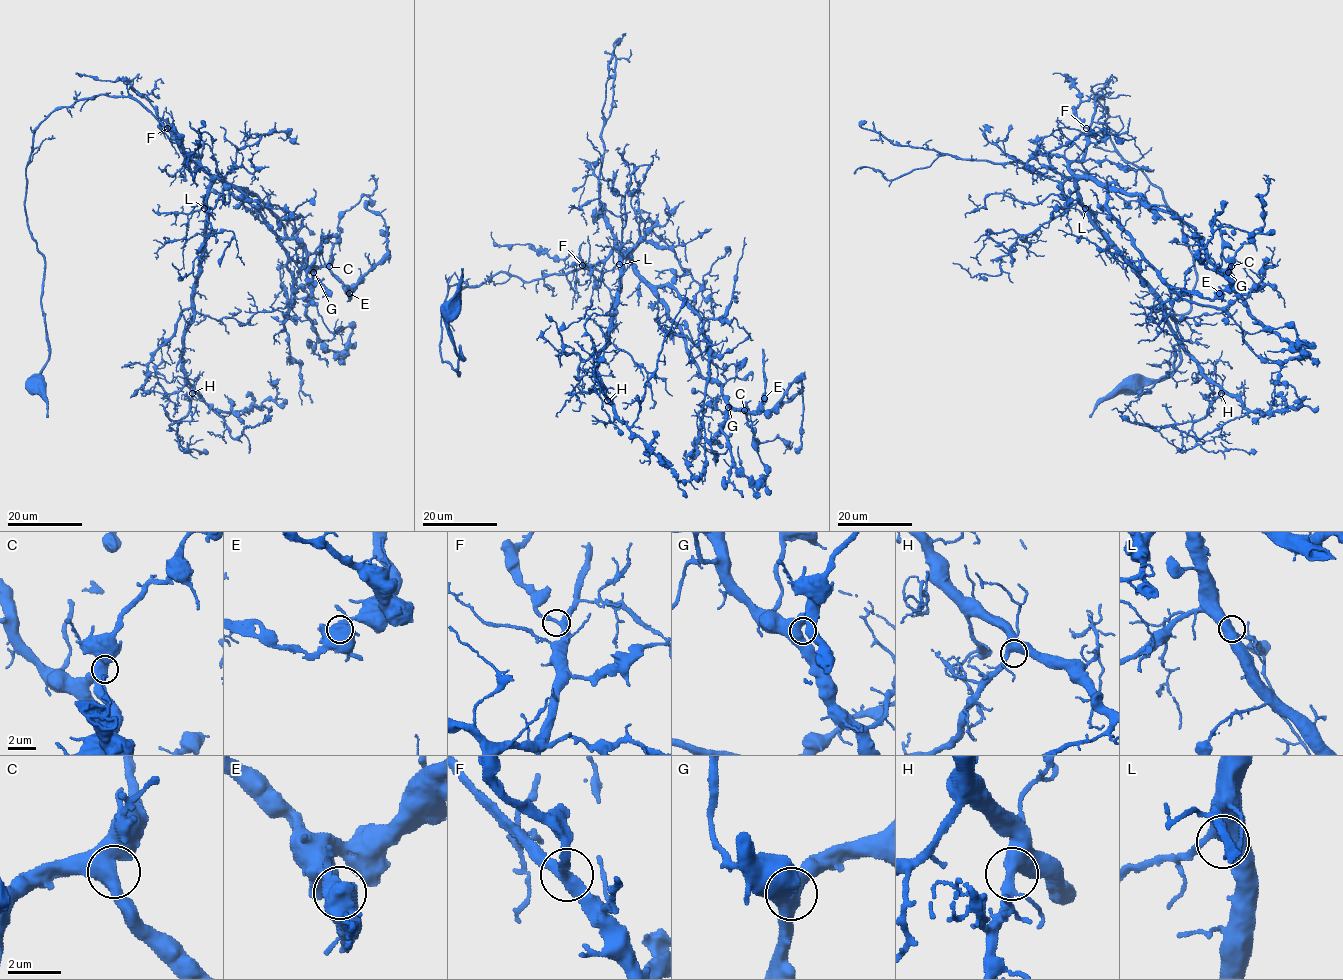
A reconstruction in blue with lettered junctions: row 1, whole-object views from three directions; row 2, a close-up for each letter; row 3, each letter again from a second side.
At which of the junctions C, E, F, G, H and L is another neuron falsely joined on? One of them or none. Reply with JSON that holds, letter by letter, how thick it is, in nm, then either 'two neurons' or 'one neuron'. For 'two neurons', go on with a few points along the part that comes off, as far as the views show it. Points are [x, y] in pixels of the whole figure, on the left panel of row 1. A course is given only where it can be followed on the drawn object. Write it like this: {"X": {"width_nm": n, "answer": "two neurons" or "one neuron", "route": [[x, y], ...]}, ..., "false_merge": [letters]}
{"C": {"width_nm": 500, "answer": "one neuron"}, "E": {"width_nm": 700, "answer": "two neurons"}, "F": {"width_nm": 360, "answer": "one neuron"}, "G": {"width_nm": 480, "answer": "one neuron"}, "H": {"width_nm": 440, "answer": "one neuron"}, "L": {"width_nm": 440, "answer": "one neuron"}, "false_merge": ["E"]}

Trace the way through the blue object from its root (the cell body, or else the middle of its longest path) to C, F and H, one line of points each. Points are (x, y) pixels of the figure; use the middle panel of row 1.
C: (447, 311), (459, 375), (439, 348), (451, 286), (567, 274), (619, 249), (699, 373), (744, 410)
F: (447, 311), (459, 375), (439, 348), (451, 286), (582, 265)
H: (447, 311), (459, 375), (439, 348), (451, 286), (567, 274), (620, 249), (597, 368), (607, 400)

